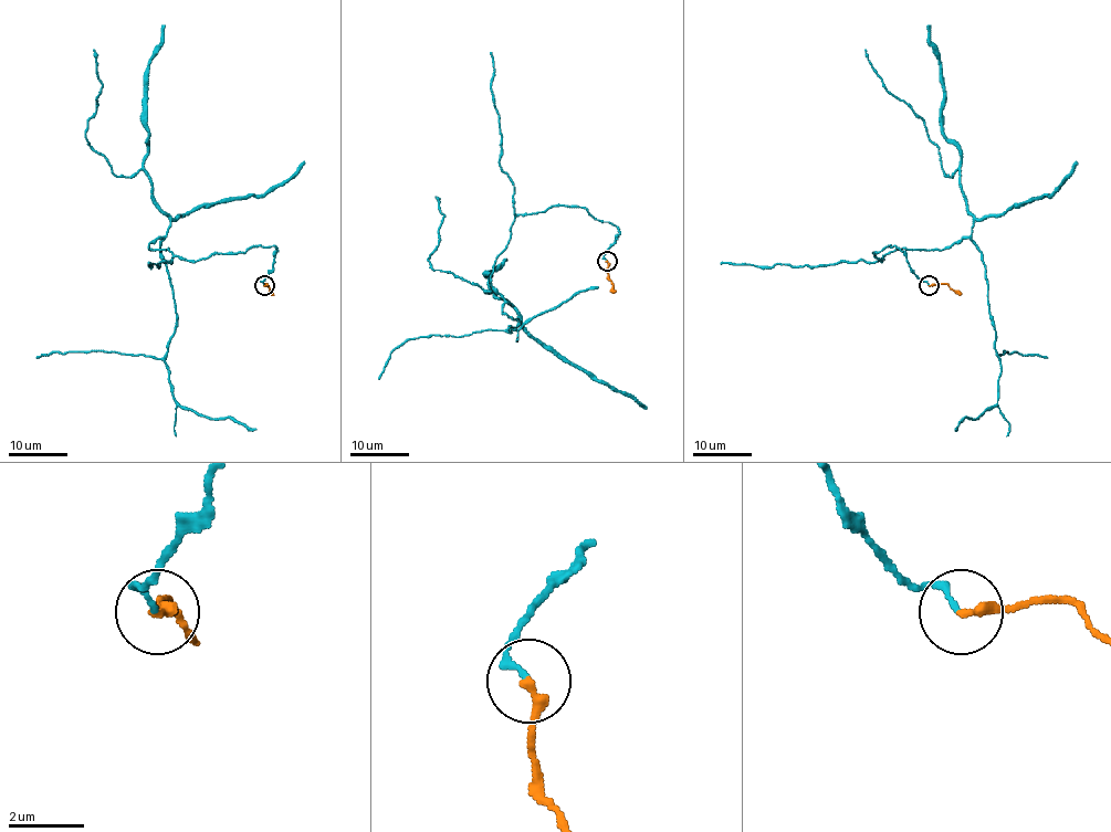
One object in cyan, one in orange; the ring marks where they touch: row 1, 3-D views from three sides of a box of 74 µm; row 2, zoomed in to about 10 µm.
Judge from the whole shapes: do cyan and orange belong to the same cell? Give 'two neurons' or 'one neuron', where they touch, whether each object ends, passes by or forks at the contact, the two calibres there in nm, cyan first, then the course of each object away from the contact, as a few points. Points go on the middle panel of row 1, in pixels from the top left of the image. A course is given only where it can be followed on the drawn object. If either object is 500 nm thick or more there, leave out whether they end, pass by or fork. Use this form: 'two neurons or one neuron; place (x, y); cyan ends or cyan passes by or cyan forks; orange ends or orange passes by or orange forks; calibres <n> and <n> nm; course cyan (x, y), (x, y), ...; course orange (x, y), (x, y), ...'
one neuron; place (607, 261); cyan ends; orange ends; calibres 150 and 280 nm; course cyan (606, 261), (618, 229), (583, 207), (517, 214), (491, 284), (512, 305), (432, 267), (443, 218), (435, 197); course orange (606, 261), (614, 293)

